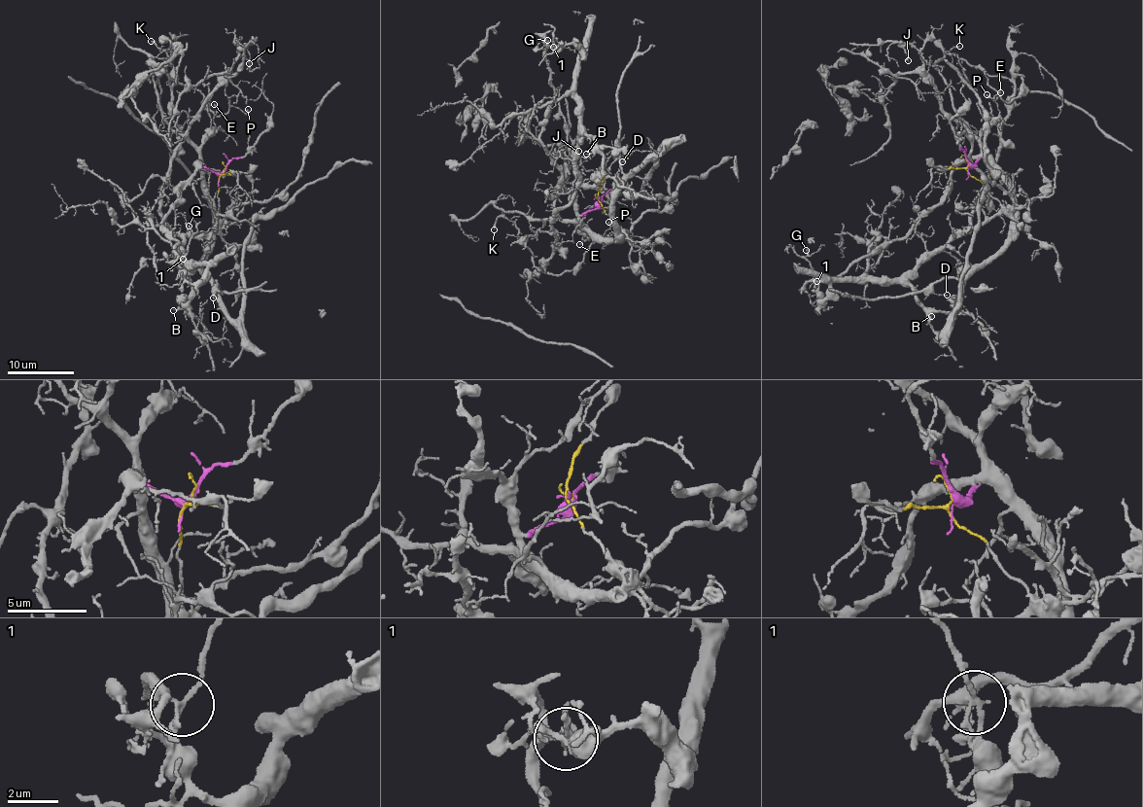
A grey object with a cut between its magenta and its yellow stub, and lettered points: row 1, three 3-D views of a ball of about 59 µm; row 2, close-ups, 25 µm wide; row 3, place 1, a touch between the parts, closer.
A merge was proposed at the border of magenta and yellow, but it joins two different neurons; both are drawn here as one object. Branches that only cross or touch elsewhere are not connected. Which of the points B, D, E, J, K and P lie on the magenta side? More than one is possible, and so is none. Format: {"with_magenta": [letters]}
{"with_magenta": ["D", "E", "J"]}

